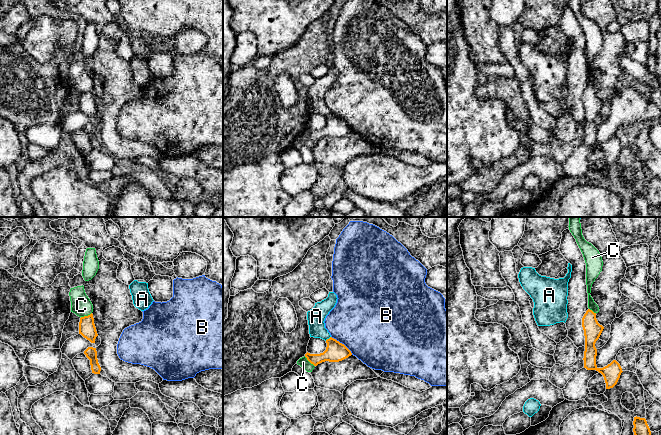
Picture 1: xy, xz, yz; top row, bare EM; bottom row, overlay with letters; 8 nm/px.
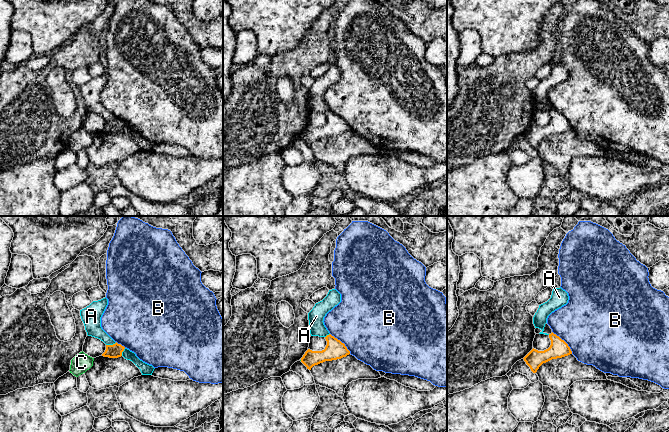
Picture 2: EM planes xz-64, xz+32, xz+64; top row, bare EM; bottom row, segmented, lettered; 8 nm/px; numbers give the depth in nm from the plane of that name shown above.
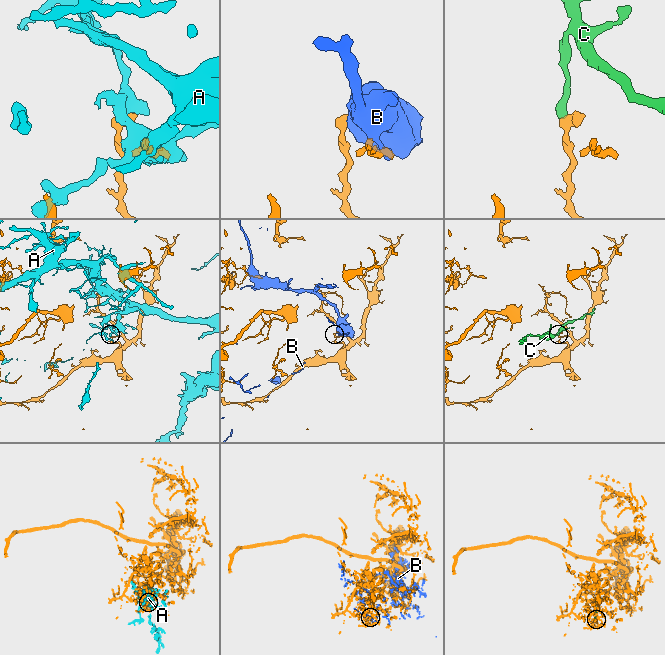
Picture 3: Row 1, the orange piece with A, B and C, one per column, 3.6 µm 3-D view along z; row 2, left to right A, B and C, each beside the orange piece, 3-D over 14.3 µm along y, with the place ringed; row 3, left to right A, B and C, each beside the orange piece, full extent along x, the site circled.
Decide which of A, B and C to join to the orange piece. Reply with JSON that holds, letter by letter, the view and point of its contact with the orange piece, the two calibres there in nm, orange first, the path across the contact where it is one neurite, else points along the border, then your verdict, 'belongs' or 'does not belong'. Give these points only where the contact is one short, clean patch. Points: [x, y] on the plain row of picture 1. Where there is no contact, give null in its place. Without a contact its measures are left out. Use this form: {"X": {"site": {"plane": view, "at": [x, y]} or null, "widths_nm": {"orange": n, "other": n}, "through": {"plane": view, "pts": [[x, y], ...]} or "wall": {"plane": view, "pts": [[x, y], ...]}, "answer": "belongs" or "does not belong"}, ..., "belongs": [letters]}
{"A": {"site": {"plane": "xz", "at": [327, 115]}, "widths_nm": {"orange": 160, "other": 150}, "answer": "does not belong"}, "B": {"site": {"plane": "xz", "at": [341, 119]}, "widths_nm": {"orange": 160, "other": 480}, "answer": "does not belong"}, "C": {"site": {"plane": "xz", "at": [309, 137]}, "widths_nm": {"orange": 160, "other": 80}, "wall": {"plane": "xz", "pts": [[304, 132], [314, 142]]}, "answer": "does not belong"}, "belongs": []}

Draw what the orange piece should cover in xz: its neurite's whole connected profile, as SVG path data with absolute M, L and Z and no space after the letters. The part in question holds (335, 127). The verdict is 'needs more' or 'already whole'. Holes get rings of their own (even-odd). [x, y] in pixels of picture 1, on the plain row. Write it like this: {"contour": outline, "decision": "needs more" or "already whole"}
{"contour": "M332 113L327 115L326 119L327 123L323 129L310 130L307 128L305 130L307 136L314 142L317 142L318 140L325 137L339 138L352 131L351 127L344 120Z", "decision": "already whole"}

